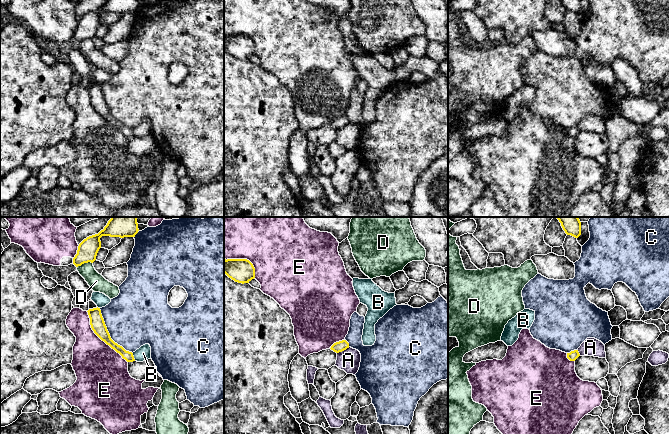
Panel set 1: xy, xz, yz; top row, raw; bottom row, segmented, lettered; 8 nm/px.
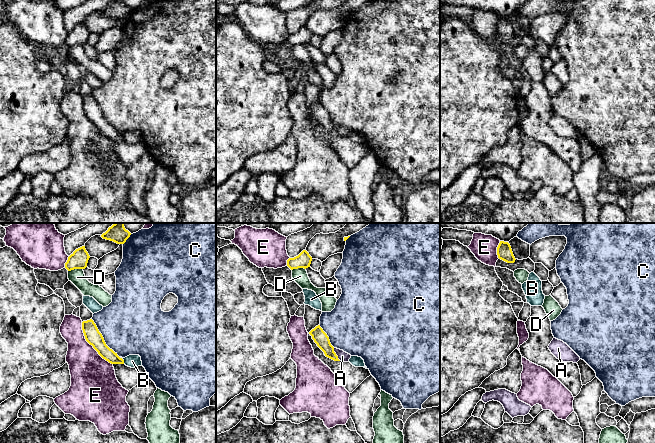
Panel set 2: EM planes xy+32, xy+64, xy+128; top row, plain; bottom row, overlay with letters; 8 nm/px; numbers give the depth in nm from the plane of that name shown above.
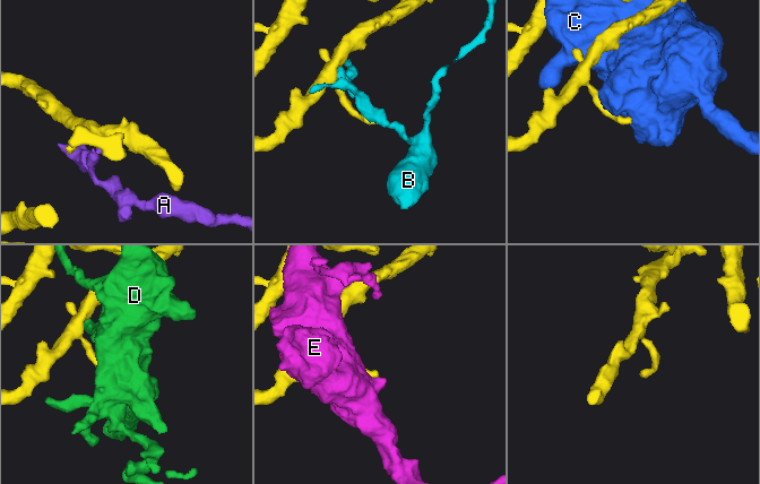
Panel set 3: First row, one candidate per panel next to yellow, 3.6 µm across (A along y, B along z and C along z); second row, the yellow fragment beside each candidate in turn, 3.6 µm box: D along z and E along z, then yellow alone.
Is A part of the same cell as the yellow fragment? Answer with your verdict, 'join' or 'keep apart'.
keep apart

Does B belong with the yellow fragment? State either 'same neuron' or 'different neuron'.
different neuron

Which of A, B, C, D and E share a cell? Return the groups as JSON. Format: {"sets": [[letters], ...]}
{"sets": [["A"], ["B"], ["C"], ["D"], ["E"]]}

